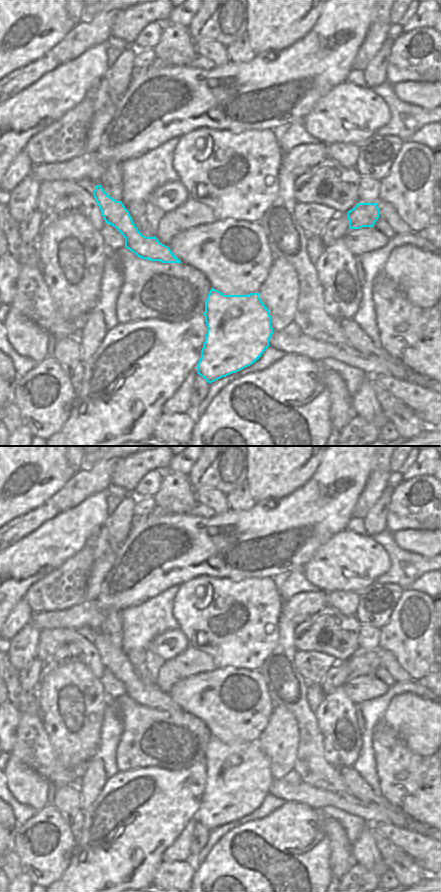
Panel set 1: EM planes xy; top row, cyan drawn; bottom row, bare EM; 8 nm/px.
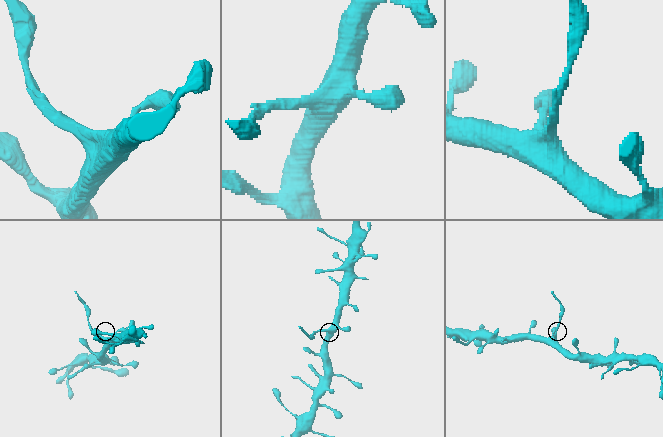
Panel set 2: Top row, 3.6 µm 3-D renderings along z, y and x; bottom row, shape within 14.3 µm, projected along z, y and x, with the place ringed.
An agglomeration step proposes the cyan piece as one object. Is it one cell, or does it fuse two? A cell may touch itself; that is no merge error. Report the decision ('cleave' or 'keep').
cleave

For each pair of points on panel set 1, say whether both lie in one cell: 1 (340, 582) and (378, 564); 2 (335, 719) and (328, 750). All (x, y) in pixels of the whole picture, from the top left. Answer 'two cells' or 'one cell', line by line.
1: one cell
2: two cells

